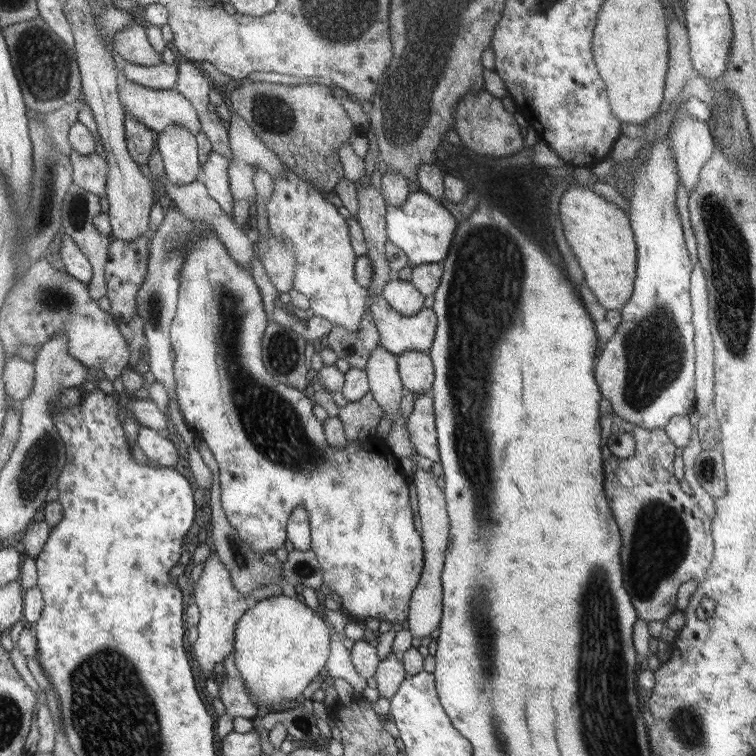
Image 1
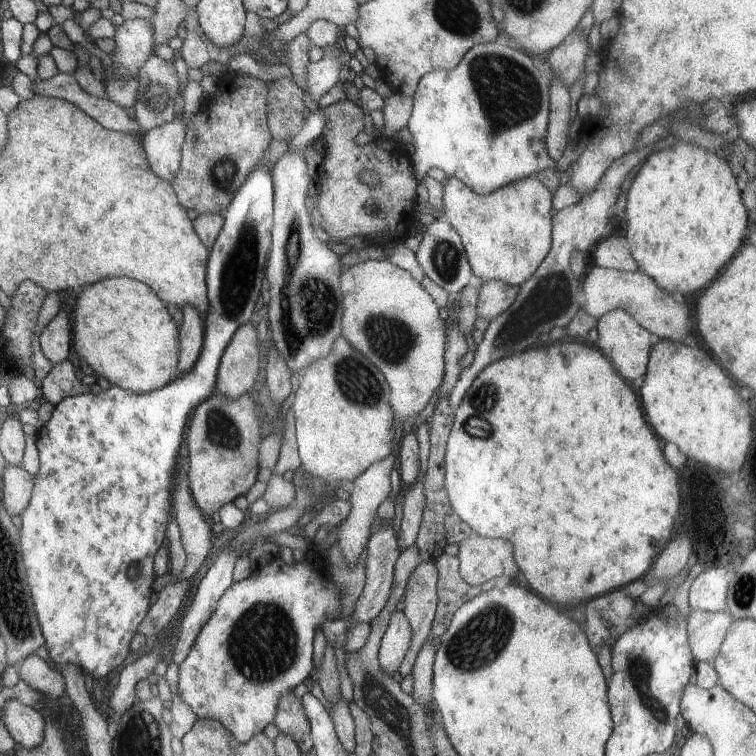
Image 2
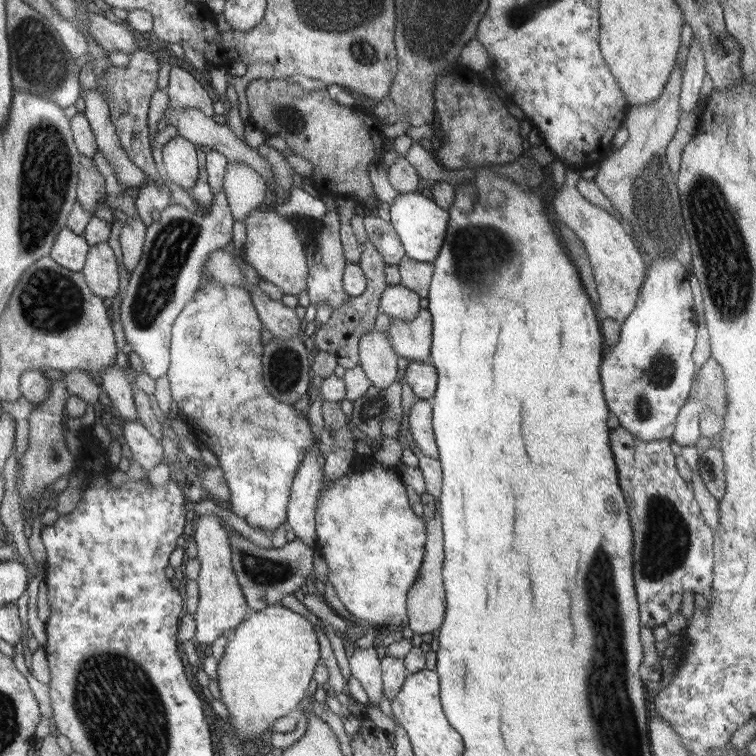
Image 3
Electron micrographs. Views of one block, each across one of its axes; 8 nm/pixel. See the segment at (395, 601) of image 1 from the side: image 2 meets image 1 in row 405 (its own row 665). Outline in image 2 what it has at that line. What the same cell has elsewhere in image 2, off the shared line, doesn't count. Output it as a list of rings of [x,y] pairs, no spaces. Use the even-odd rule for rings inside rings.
[[[279,556],[254,568],[250,576],[233,582],[217,602],[215,611],[199,630],[185,659],[178,666],[176,696],[197,719],[219,722],[239,743],[248,742],[272,722],[277,698],[300,683],[312,680],[314,630],[327,620],[337,619],[338,591],[325,574],[313,572],[305,560],[286,565]]]

